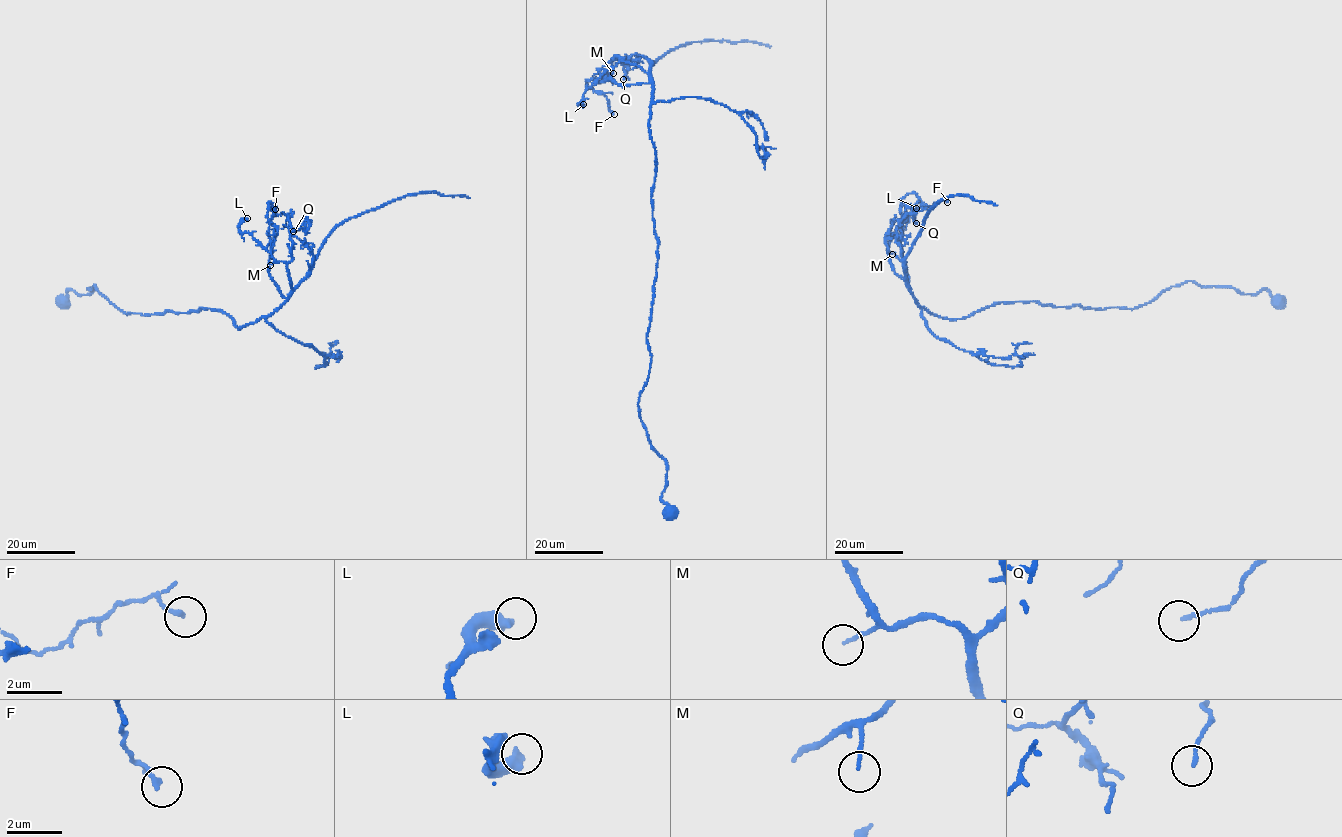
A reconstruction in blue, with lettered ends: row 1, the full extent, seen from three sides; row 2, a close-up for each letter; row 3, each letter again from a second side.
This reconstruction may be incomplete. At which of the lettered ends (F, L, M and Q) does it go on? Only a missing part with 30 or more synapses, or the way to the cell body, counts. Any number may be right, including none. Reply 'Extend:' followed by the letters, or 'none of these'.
Extend: none of these

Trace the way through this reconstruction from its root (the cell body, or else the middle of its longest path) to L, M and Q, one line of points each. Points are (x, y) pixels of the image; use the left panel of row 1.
L: (64, 301), (95, 285), (126, 314), (200, 308), (251, 323), (292, 288), (284, 262), (240, 232), (247, 218)
M: (64, 301), (95, 285), (126, 314), (221, 310), (240, 328), (288, 296), (287, 265), (270, 265)
Q: (64, 301), (95, 285), (126, 314), (221, 310), (240, 328), (288, 296), (291, 232), (309, 220), (293, 231)

